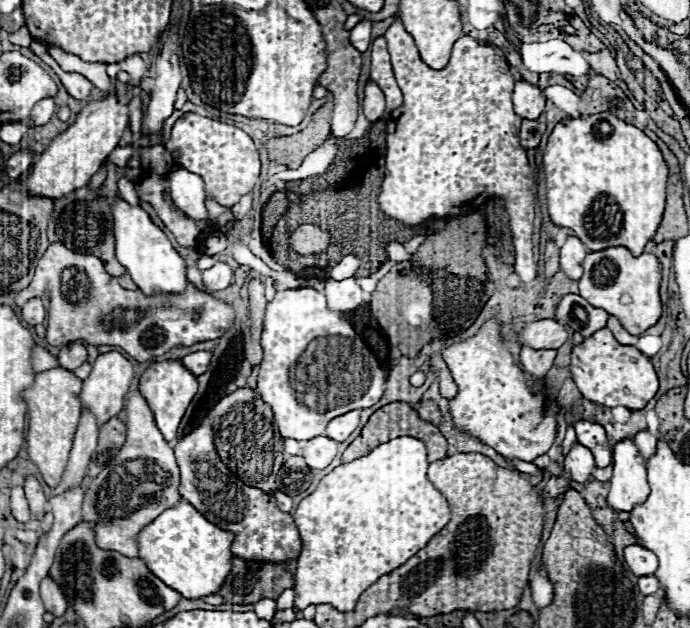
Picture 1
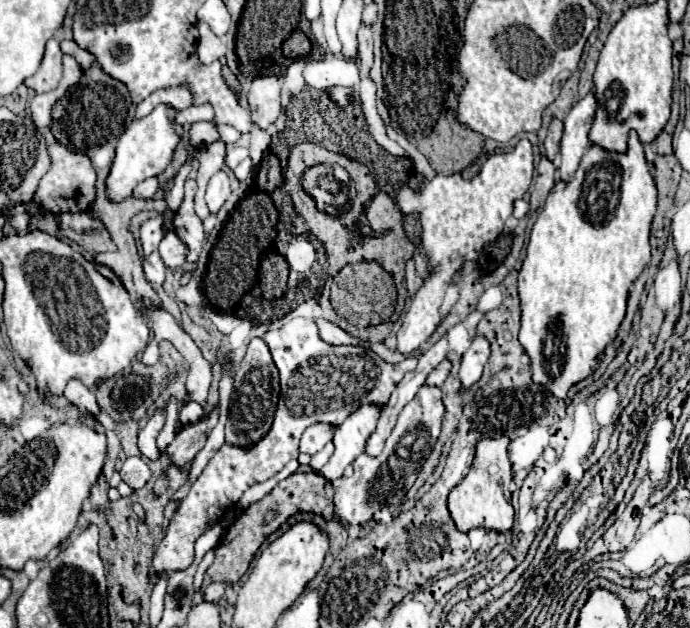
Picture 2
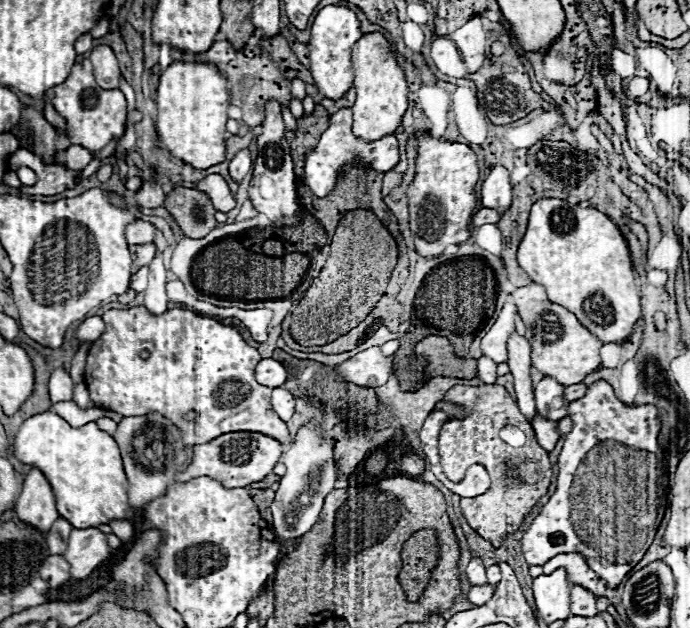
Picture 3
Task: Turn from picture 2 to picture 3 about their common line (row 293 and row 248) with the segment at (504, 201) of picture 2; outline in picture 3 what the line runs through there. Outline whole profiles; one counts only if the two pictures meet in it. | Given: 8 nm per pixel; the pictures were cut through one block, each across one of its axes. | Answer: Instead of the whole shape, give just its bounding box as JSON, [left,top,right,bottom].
[406,132,480,256]

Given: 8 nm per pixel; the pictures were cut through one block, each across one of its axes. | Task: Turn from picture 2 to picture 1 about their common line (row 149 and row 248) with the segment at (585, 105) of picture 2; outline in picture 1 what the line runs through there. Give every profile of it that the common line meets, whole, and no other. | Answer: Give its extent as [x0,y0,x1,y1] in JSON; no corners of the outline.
[560,236,588,280]

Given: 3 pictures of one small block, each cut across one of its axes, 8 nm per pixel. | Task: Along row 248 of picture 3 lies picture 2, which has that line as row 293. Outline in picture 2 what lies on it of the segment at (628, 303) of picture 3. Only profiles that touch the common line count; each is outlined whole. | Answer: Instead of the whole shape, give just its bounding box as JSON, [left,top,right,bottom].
[518,132,656,398]

